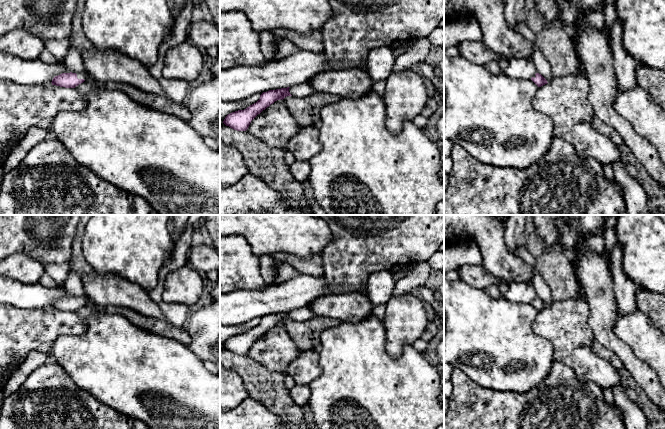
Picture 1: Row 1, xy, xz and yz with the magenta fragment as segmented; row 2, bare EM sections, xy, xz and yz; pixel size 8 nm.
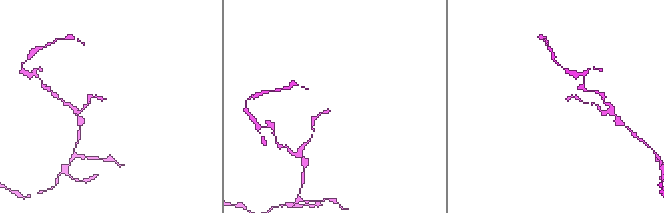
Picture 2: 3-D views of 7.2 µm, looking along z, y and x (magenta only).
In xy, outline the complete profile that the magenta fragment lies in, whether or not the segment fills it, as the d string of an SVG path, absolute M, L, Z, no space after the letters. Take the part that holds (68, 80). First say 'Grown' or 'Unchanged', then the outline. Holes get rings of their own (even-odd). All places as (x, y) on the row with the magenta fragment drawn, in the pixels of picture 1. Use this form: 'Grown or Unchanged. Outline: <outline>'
Grown. Outline: M62 73L55 76L52 80L52 85L65 87L65 88L75 88L79 84L87 80L87 74L76 74L76 73Z

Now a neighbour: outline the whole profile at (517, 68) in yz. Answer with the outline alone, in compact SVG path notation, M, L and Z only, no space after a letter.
M511 58L504 73L510 78L531 79L537 69L530 59Z

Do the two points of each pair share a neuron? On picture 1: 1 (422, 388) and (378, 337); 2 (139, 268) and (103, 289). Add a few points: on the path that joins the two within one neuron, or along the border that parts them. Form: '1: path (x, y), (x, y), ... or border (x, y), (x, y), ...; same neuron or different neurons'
1: path (407, 381), (378, 352); same neuron
2: border (99, 273), (118, 274), (143, 288); different neurons

